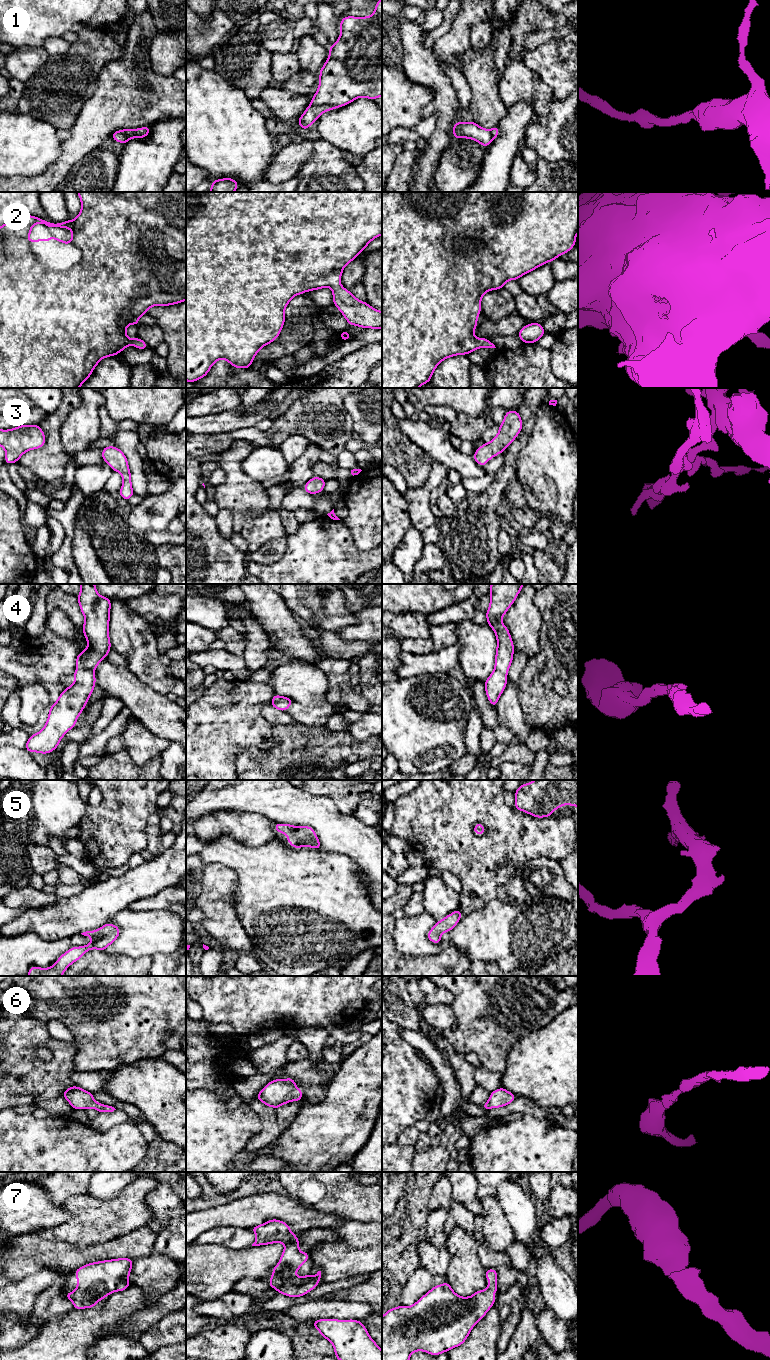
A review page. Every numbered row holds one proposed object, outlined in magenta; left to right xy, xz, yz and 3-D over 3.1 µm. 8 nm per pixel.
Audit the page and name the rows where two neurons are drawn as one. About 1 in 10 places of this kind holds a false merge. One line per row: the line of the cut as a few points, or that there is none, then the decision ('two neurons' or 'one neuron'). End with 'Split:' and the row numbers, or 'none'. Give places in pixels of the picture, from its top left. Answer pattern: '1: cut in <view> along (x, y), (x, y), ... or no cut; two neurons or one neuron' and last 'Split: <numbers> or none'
1: no cut; one neuron
2: no cut; one neuron
3: no cut; one neuron
4: no cut; one neuron
5: no cut; one neuron
6: no cut; one neuron
7: no cut; one neuron
Split: none

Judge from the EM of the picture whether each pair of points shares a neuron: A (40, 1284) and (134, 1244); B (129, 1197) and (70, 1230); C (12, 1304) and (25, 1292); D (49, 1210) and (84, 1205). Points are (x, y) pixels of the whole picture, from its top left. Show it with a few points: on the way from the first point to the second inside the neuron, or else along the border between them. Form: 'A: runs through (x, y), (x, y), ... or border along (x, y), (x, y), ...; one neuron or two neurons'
A: border along (41, 1268), (53, 1268), (66, 1274); two neurons
B: runs through (114, 1211), (106, 1219), (93, 1220), (85, 1227); one neuron
C: runs through (15, 1301), (22, 1295); one neuron
D: border along (71, 1214), (65, 1221), (49, 1227); two neurons

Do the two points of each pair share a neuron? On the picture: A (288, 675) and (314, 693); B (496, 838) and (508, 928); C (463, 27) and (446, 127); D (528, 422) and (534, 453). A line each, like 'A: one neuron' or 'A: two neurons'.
A: one neuron
B: two neurons
C: two neurons
D: two neurons

